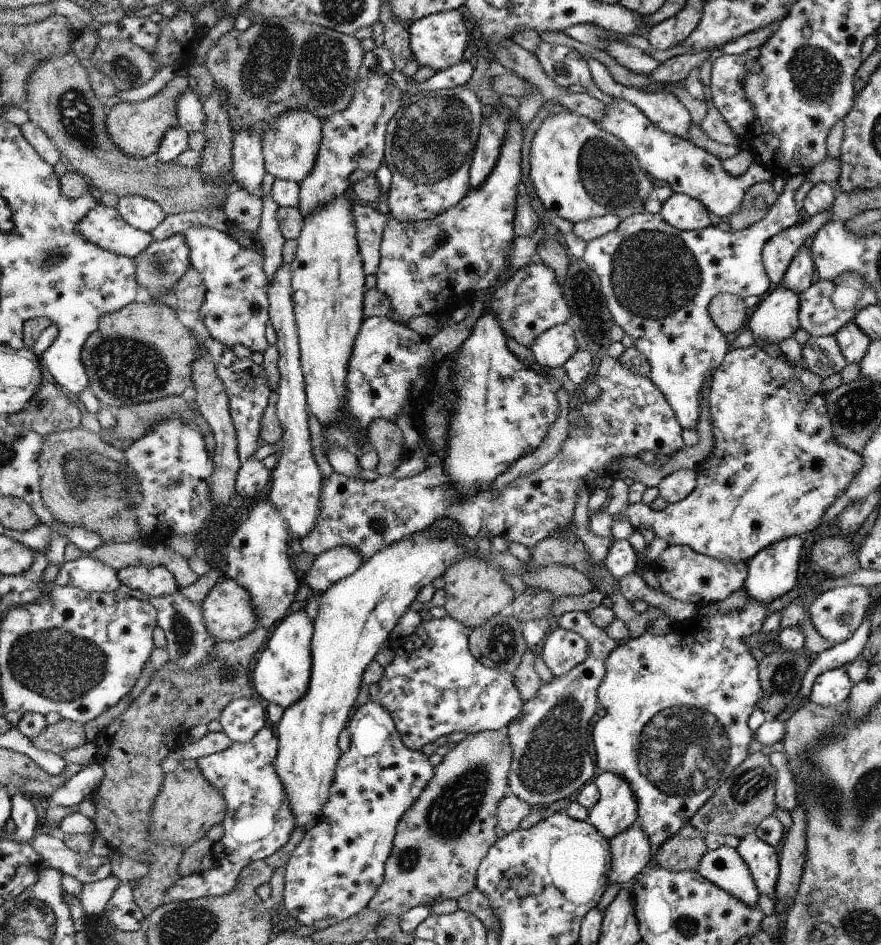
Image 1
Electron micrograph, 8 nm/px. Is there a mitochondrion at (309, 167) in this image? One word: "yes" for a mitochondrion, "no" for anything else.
no

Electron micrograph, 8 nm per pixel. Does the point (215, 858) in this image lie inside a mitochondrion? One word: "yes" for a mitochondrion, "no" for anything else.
no

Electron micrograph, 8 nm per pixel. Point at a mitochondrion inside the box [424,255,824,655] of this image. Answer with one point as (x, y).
(596, 322)

